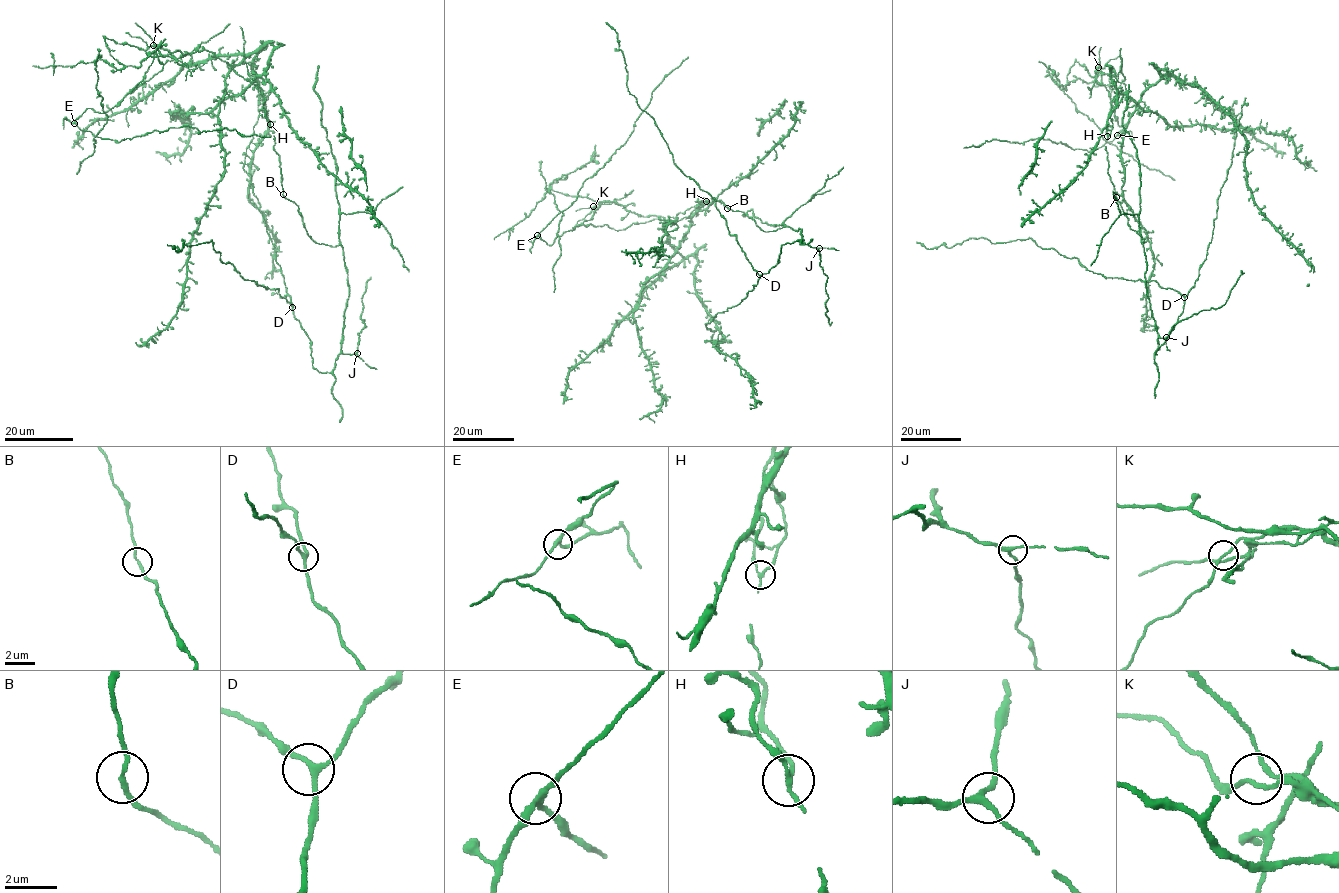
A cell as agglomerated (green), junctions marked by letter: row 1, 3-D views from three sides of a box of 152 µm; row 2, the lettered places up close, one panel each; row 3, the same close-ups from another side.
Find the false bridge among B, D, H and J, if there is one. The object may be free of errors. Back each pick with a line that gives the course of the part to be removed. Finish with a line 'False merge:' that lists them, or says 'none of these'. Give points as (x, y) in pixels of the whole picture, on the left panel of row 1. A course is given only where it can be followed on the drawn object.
H: course (269, 123), (265, 98), (226, 61), (159, 45), (121, 100), (75, 121), (117, 142), (187, 126), (270, 137)
False merge: H

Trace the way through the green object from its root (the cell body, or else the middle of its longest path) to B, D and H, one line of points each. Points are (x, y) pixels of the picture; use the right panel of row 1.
B: (1197, 86), (1234, 120), (1235, 145), (1206, 258), (1157, 354), (1144, 241), (1130, 229), (1116, 198)
D: (1197, 86), (1234, 120), (1237, 130), (1231, 164), (1217, 200), (1206, 258), (1194, 285), (1184, 297)
H: (1197, 86), (1160, 69), (1160, 78), (1137, 105), (1143, 112), (1127, 96), (1122, 99), (1111, 113), (1108, 136)

